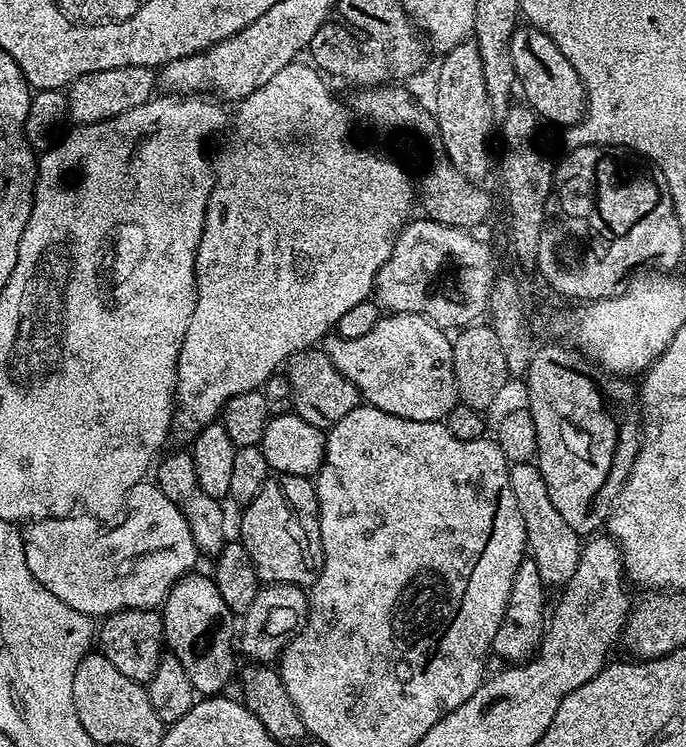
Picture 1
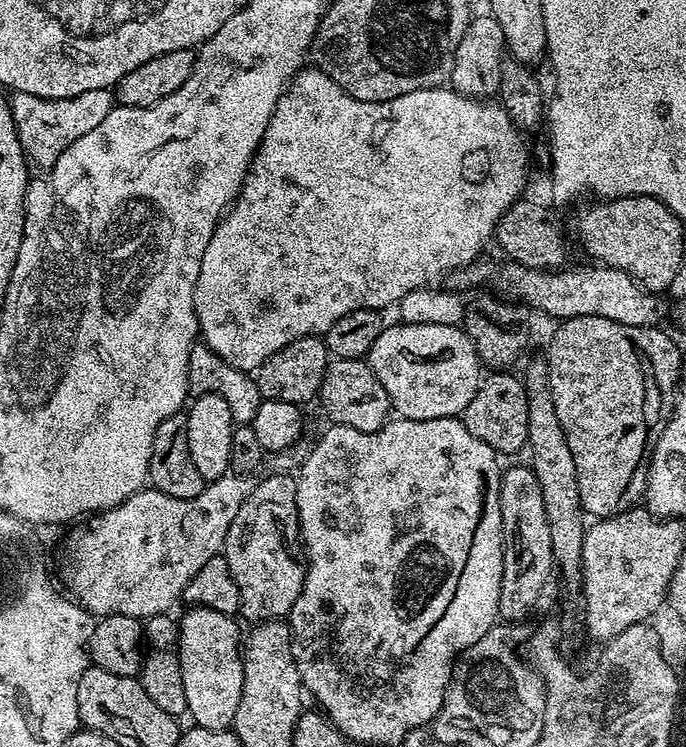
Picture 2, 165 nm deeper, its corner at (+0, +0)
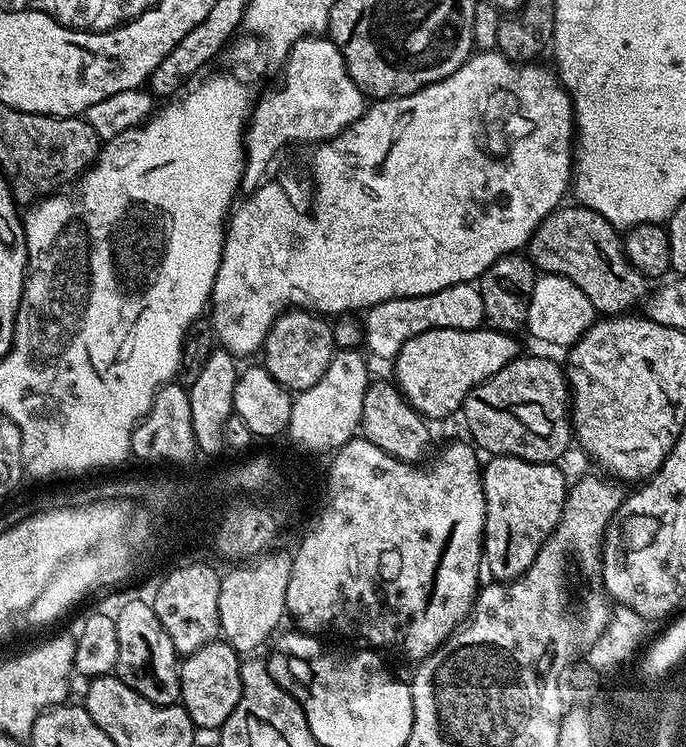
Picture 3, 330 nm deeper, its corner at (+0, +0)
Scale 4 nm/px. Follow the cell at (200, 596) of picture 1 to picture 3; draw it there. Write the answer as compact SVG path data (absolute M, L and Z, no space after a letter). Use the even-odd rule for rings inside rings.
M217 638L211 644L202 646L193 656L183 659L180 666L180 700L187 708L197 729L218 730L230 718L234 706L238 706L242 694L241 653L236 652Z

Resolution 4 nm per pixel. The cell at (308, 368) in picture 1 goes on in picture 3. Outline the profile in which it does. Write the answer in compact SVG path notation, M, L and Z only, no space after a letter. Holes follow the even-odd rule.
M373 379L369 383L362 402L359 431L363 439L374 442L374 446L386 450L394 458L408 464L423 461L423 456L428 452L428 444L430 445L428 420L405 400L399 387L391 379L388 380Z

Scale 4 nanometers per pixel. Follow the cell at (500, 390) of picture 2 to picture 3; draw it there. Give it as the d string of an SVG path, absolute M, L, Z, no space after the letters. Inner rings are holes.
M529 354L517 355L515 360L511 360L509 364L502 366L502 370L498 370L498 374L494 374L489 380L485 380L484 383L473 388L472 393L470 393L463 402L462 415L465 418L467 435L469 437L473 436L471 439L474 441L475 447L480 450L485 448L485 450L488 451L488 454L491 454L492 456L517 456L523 460L529 460L530 462L551 464L559 461L558 458L567 450L568 443L573 443L574 440L574 427L570 415L570 385L565 369L559 364L547 361L546 358L536 358Z

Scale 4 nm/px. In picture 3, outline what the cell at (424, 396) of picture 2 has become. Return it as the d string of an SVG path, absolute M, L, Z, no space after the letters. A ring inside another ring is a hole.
M481 326L474 329L430 329L417 337L410 338L402 346L394 359L396 365L395 383L405 400L425 418L448 416L461 411L465 398L472 393L472 389L489 380L502 366L515 360L518 355L515 335L507 332L497 332L489 326Z

